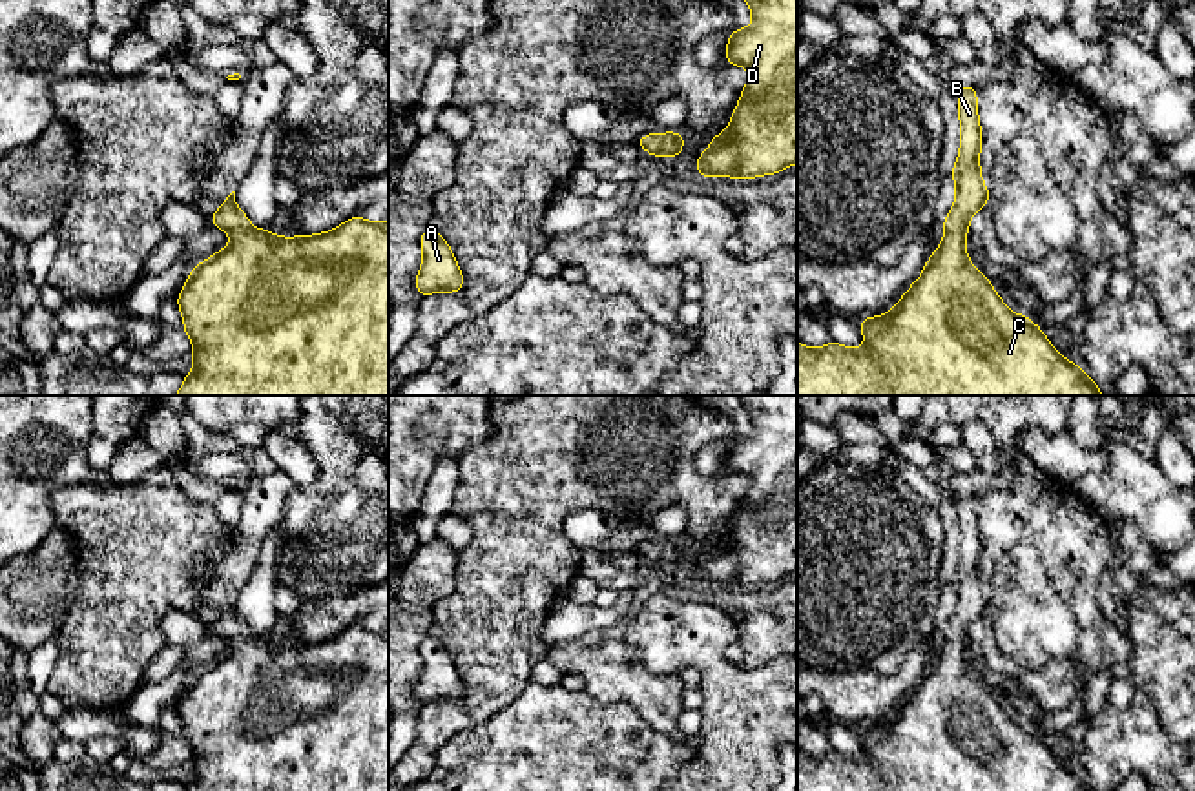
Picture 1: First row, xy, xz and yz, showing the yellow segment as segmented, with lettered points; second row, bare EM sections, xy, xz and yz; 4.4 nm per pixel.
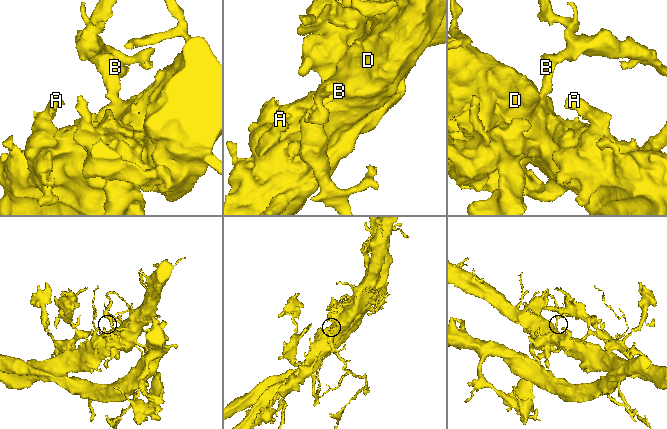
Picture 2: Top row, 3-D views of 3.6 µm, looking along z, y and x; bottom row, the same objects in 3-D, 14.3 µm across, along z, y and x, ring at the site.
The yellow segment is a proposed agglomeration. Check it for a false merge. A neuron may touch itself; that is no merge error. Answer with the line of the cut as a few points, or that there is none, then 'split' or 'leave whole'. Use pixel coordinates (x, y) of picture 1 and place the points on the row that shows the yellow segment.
cut none; leave whole

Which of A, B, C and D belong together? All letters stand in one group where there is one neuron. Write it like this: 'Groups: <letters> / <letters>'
Groups: A B C D

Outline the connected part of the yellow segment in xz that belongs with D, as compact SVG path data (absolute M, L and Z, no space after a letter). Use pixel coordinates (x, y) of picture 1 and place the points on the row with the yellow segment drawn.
M744 0L753 15L746 29L728 38L728 66L752 71L728 129L713 135L712 146L701 153L695 170L701 177L755 179L781 173L797 162L797 0Z

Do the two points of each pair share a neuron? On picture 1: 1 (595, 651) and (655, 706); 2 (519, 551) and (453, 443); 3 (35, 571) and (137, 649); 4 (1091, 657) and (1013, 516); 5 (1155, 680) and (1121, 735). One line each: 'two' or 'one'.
1: one
2: two
3: two
4: one
5: two

